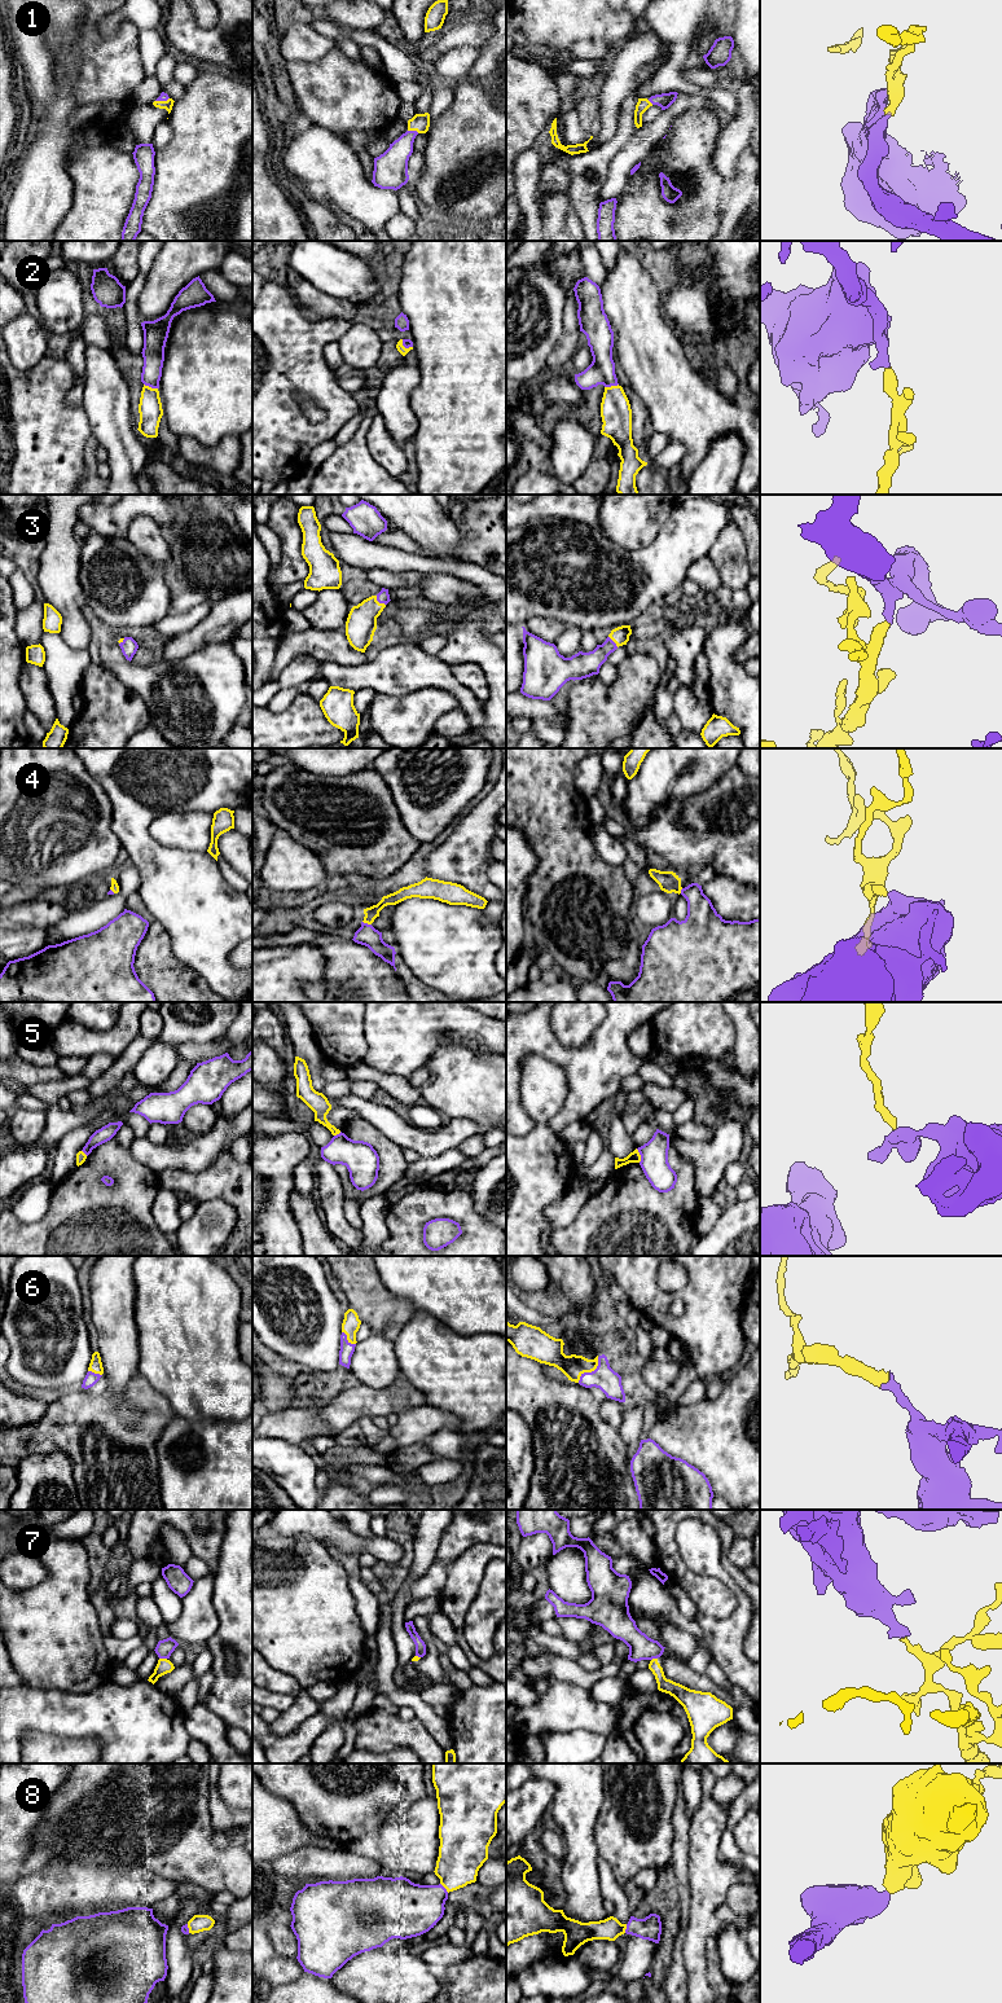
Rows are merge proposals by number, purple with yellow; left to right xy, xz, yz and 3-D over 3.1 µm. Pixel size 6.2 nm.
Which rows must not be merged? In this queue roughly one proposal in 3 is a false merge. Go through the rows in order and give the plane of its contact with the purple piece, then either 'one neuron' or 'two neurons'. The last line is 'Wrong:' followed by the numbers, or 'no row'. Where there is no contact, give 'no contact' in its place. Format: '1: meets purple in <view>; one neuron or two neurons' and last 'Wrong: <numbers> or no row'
1: meets purple in xz; one neuron
2: meets purple in xy; one neuron
3: meets purple in xz; one neuron
4: meets purple in xz; one neuron
5: meets purple in yz; two neurons
6: meets purple in yz; one neuron
7: meets purple in xy; two neurons
8: meets purple in xz; one neuron
Wrong: 5, 7

